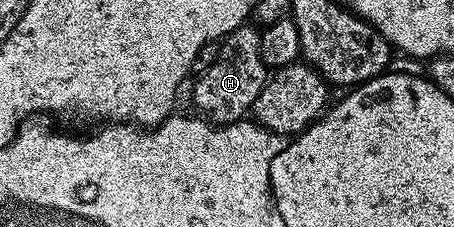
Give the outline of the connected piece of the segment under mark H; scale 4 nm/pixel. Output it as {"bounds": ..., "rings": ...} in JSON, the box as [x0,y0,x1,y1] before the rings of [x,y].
{"bounds":[194,23,269,126],"rings":[[[251,23],[237,27],[229,36],[222,38],[213,65],[194,78],[195,105],[208,122],[216,126],[233,125],[252,112],[257,95],[261,95],[269,76],[267,65],[259,54],[259,34],[260,30]]]}

